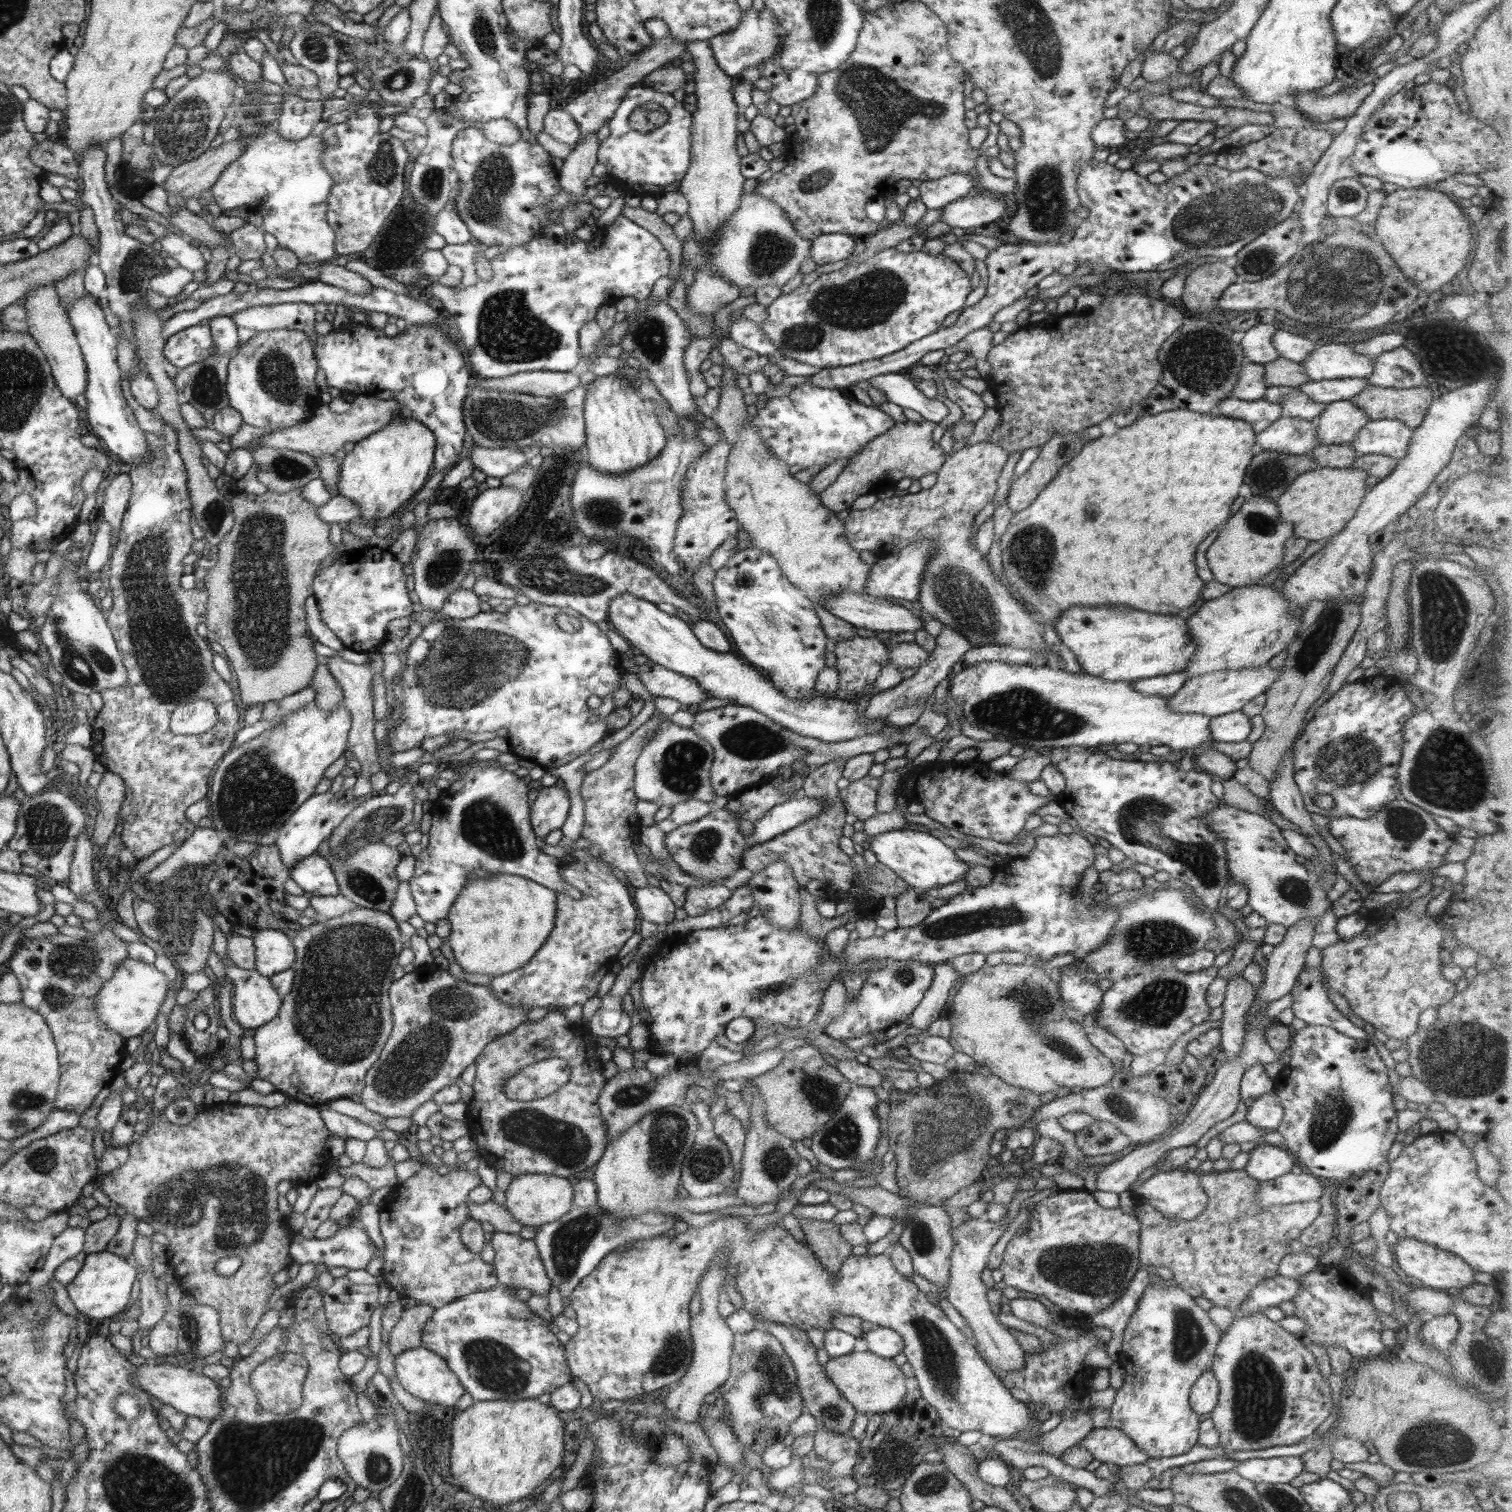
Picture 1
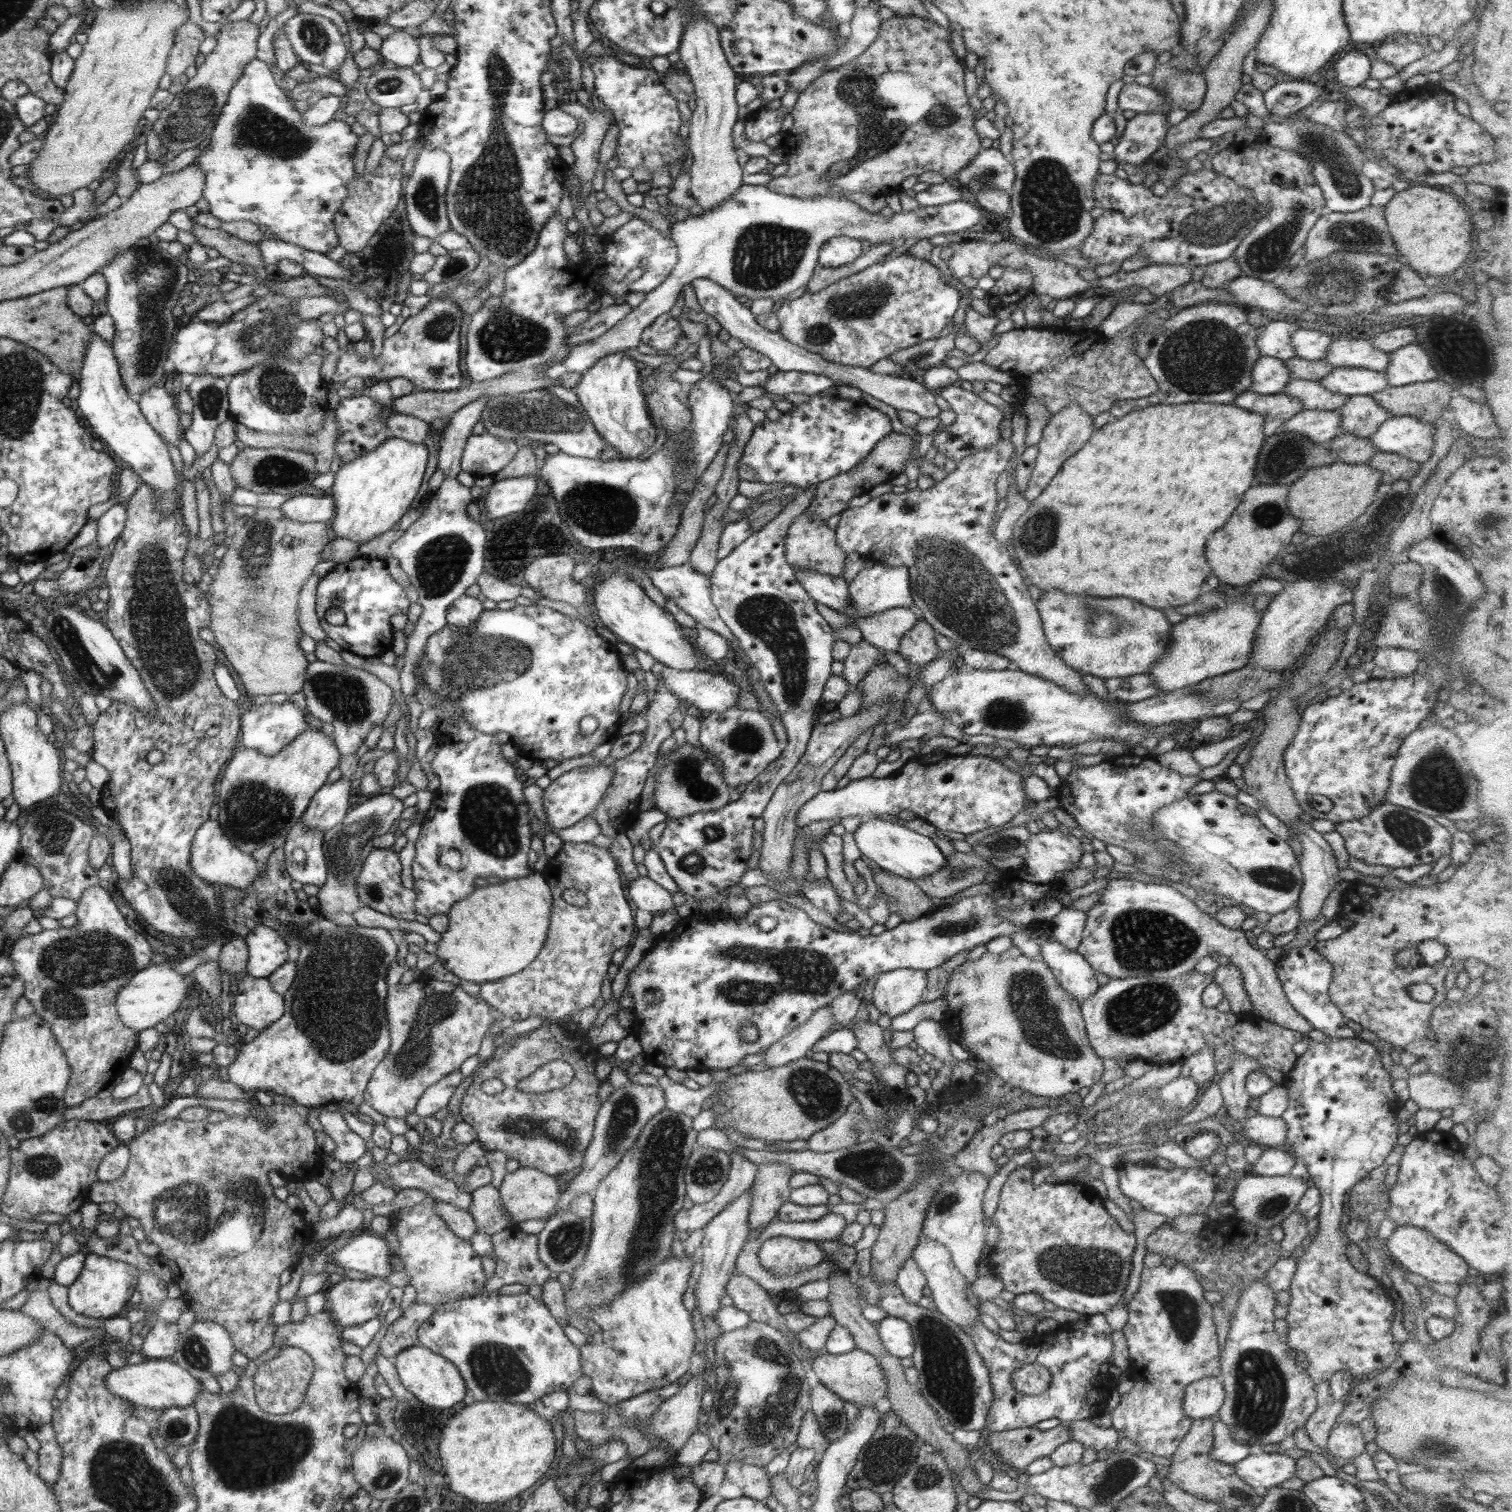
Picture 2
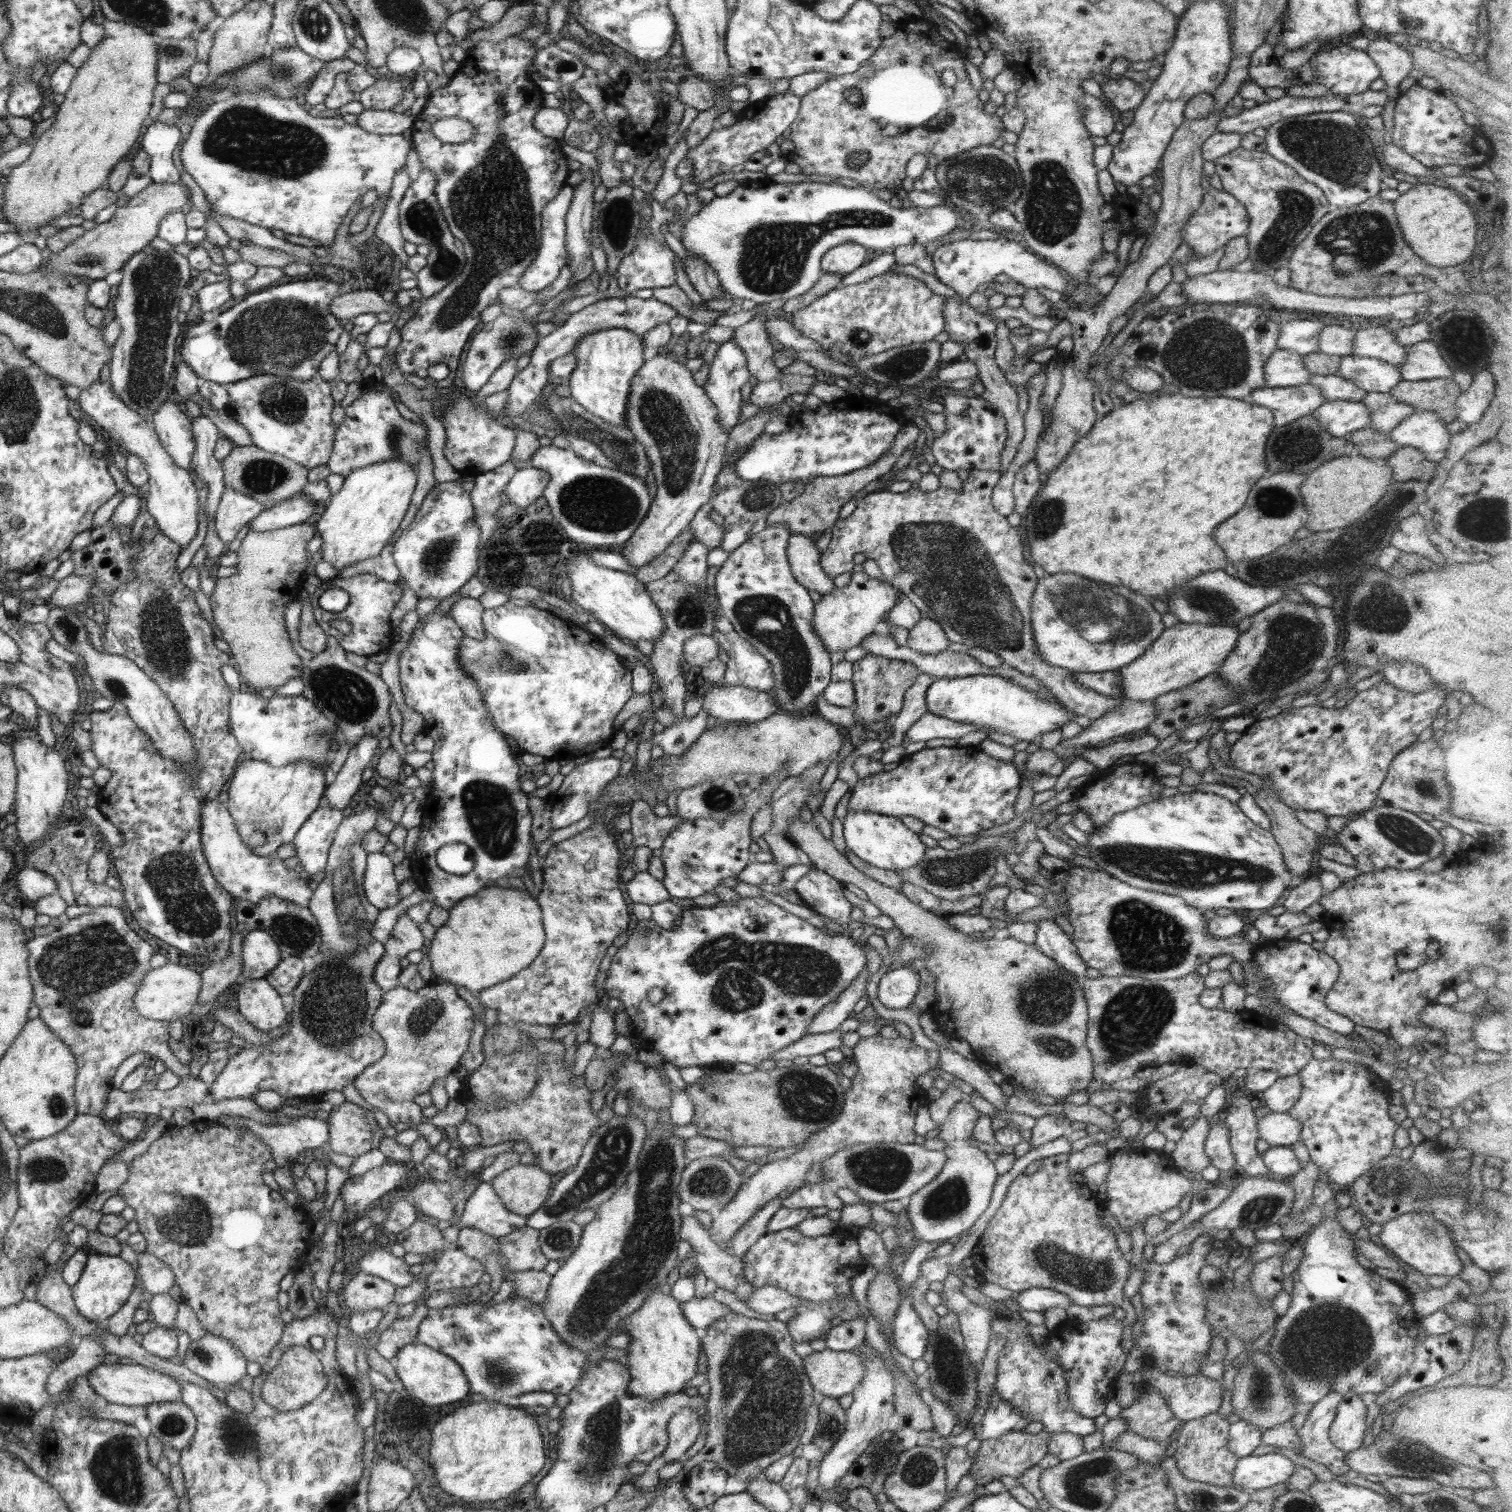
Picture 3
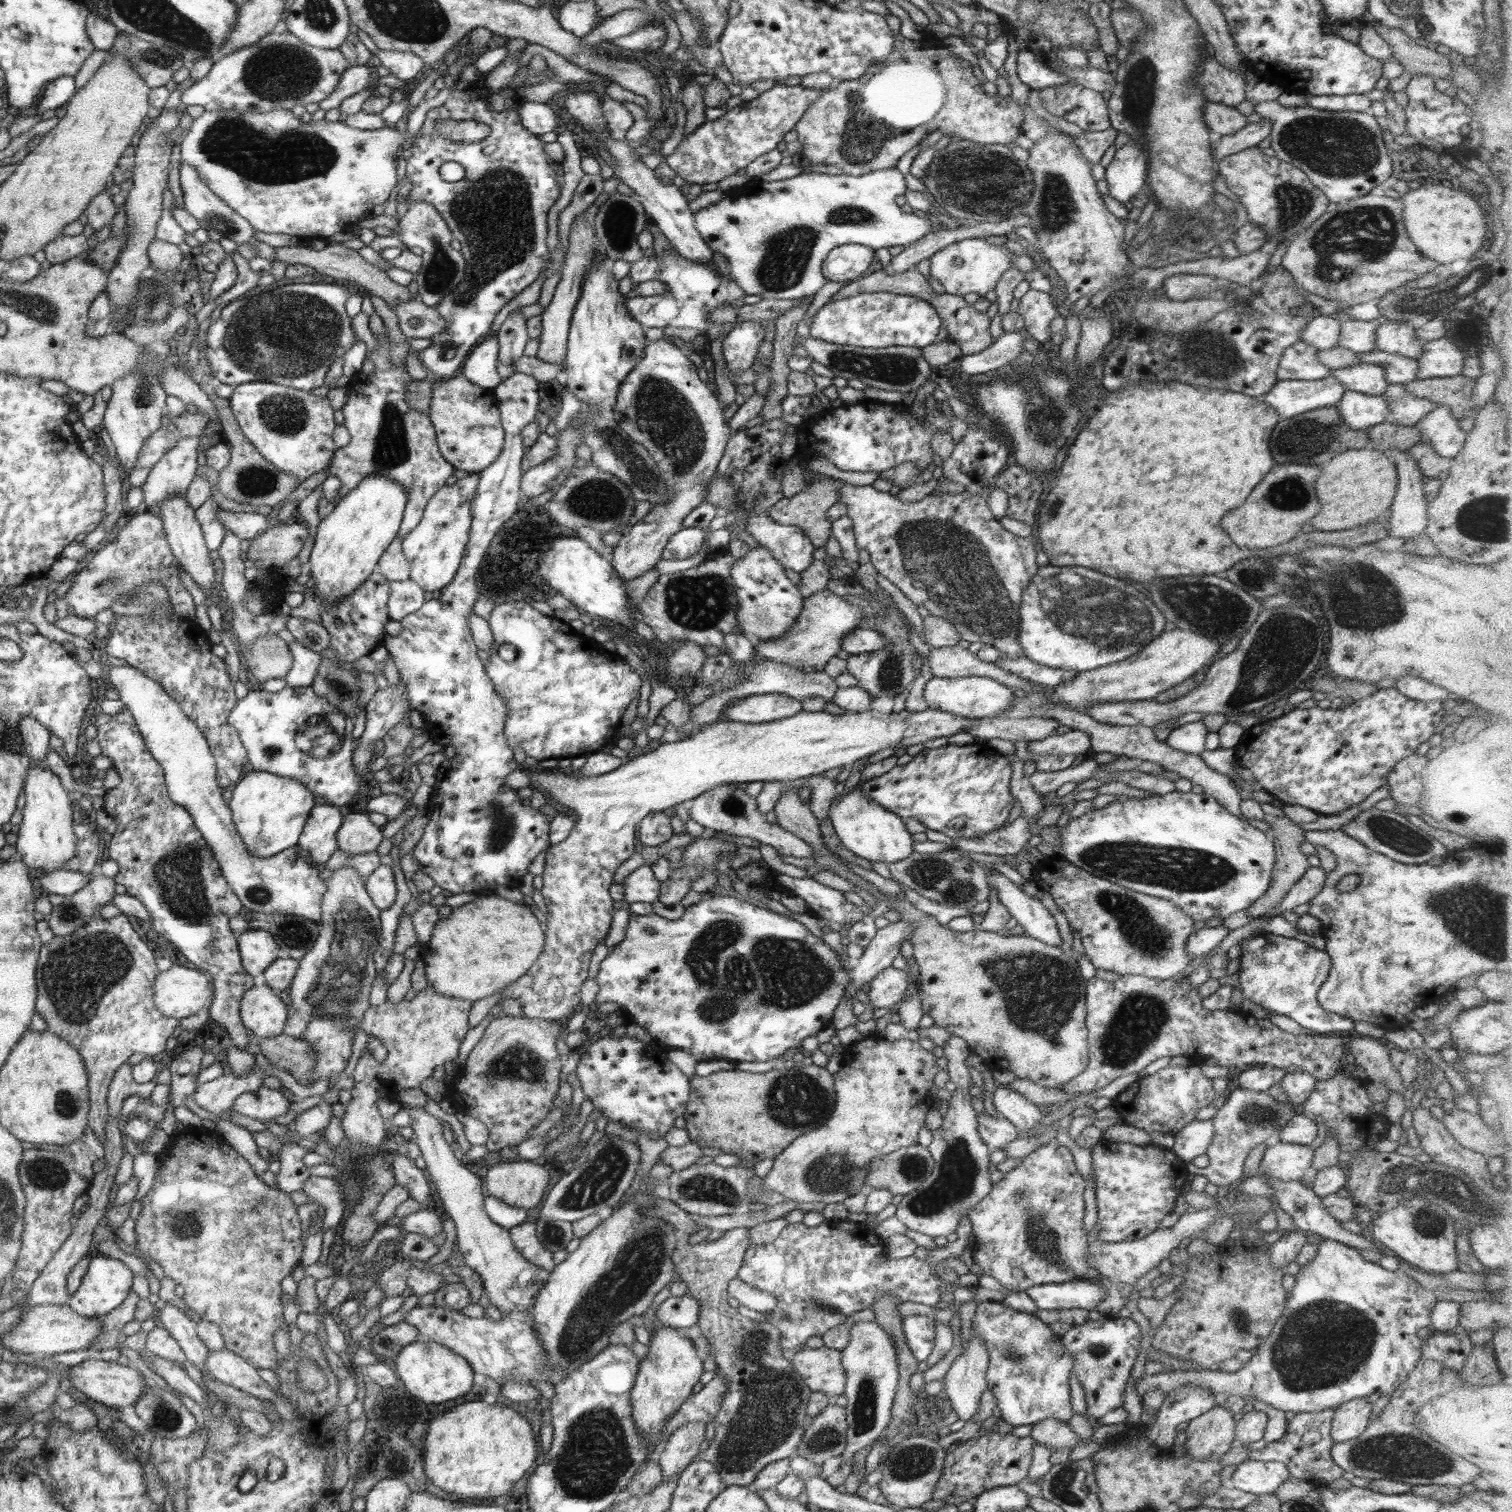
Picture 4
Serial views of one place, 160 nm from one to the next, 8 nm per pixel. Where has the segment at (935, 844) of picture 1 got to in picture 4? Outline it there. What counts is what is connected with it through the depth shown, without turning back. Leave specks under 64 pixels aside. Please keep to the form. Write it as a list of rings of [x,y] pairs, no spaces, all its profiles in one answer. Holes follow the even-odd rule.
[[[862,781],[848,794],[837,795],[832,799],[828,817],[842,845],[860,858],[892,864],[902,862],[914,854],[913,835],[905,828],[903,820],[884,809],[884,806],[878,805],[878,802],[872,802],[872,798],[864,796]]]

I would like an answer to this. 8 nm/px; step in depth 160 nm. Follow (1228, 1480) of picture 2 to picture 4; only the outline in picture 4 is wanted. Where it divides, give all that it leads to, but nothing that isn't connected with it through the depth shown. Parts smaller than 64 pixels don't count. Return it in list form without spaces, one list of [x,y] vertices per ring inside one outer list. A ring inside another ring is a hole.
[[[1217,1404],[1212,1410],[1208,1410],[1206,1414],[1202,1414],[1199,1418],[1190,1422],[1184,1432],[1187,1436],[1184,1443],[1186,1452],[1189,1454],[1189,1457],[1196,1460],[1217,1461],[1236,1443],[1235,1429],[1234,1413]]]

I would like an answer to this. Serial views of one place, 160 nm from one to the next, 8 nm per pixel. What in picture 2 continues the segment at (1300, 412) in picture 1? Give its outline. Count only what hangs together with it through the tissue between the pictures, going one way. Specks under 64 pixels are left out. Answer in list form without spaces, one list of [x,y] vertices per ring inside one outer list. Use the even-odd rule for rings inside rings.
[[[1291,378],[1286,389],[1286,396],[1292,396],[1304,404],[1304,409],[1338,411],[1348,401],[1348,396],[1330,392],[1320,386],[1320,381],[1307,381],[1301,378]]]

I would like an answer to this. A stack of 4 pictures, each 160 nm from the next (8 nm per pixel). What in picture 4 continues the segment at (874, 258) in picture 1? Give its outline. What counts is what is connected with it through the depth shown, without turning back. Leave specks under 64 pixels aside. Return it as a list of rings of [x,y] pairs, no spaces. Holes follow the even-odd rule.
[[[888,291],[864,292],[848,298],[834,298],[810,320],[810,336],[831,344],[861,348],[908,346],[918,349],[936,343],[943,320],[928,301]]]

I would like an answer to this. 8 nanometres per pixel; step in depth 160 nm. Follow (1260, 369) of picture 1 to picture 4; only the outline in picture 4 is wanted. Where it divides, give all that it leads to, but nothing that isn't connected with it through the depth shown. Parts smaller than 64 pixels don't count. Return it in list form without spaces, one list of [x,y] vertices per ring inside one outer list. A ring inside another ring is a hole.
[[[1300,340],[1298,342],[1294,342],[1292,346],[1286,348],[1284,353],[1282,353],[1282,359],[1280,359],[1280,363],[1278,364],[1278,368],[1276,369],[1276,378],[1280,381],[1285,380],[1322,380],[1323,378],[1329,377],[1331,375],[1330,368],[1325,366],[1318,360],[1316,354],[1319,351],[1314,348],[1314,346],[1308,346],[1308,344],[1304,344],[1304,341]]]

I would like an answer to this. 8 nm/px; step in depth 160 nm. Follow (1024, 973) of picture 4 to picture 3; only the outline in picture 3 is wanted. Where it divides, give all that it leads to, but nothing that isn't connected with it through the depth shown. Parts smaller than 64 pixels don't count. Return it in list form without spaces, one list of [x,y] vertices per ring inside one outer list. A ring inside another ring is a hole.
[[[799,816],[792,818],[789,826],[790,839],[810,858],[814,869],[822,870],[824,873],[832,876],[832,878],[838,880],[842,884],[854,884],[859,889],[864,890],[868,895],[869,901],[876,905],[886,916],[889,916],[894,920],[896,927],[900,929],[902,936],[906,939],[912,939],[913,945],[916,947],[926,947],[926,956],[923,960],[921,966],[926,967],[926,970],[929,970],[934,974],[936,978],[936,999],[931,1006],[928,1013],[932,1016],[933,1020],[937,1024],[937,1028],[945,1035],[948,1035],[952,1038],[965,1040],[972,1048],[972,1052],[977,1056],[978,1060],[981,1060],[984,1063],[987,1063],[1000,1072],[1007,1078],[1007,1081],[1014,1083],[1015,1085],[1021,1085],[1025,1089],[1030,1091],[1037,1092],[1039,1095],[1053,1096],[1056,1099],[1063,1098],[1069,1094],[1074,1094],[1074,1092],[1082,1091],[1088,1087],[1088,1084],[1094,1080],[1093,1073],[1093,1060],[1090,1049],[1087,1047],[1087,1024],[1088,1024],[1088,1009],[1085,996],[1083,995],[1083,987],[1078,983],[1077,978],[1070,974],[1065,968],[1062,968],[1061,964],[1058,964],[1058,961],[1055,961],[1052,957],[1042,954],[1036,946],[1032,944],[1026,944],[1024,942],[1019,942],[1014,938],[1006,938],[1005,940],[996,940],[996,938],[983,939],[972,938],[964,932],[959,932],[954,928],[951,928],[946,917],[938,916],[929,910],[924,910],[921,906],[918,906],[915,902],[912,902],[907,896],[904,896],[904,893],[898,889],[894,889],[885,885],[880,884],[872,878],[868,878],[866,874],[862,874],[860,870],[857,870],[848,860],[836,850],[831,840],[826,840],[824,836],[820,833],[820,830],[814,826],[812,823],[804,822],[800,820]]]

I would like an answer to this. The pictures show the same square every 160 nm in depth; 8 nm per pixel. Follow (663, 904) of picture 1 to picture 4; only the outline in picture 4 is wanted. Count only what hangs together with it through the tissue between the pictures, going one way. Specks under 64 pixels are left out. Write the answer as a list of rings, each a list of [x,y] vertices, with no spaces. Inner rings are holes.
[[[648,865],[634,870],[624,881],[624,900],[631,905],[633,902],[656,902],[659,897],[661,883],[655,878]]]

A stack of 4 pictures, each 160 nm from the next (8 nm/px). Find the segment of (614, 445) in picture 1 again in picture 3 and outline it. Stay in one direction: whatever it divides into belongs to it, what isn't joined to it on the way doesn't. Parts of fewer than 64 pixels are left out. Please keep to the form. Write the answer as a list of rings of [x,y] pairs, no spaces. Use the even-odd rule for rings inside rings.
[[[608,328],[588,334],[586,338],[582,336],[572,353],[579,360],[579,365],[570,376],[572,398],[606,422],[627,428],[631,386],[644,362],[642,346],[642,340],[630,330]]]

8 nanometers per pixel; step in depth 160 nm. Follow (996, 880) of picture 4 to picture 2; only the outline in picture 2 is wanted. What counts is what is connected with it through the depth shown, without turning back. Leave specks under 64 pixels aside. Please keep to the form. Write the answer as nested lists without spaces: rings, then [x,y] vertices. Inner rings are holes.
[[[1054,940],[1038,941],[1040,945],[1040,954],[1042,959],[1052,970],[1054,976],[1058,979],[1058,982],[1067,990],[1070,994],[1079,1002],[1083,1003],[1089,996],[1095,994],[1095,990],[1100,988],[1100,984],[1096,981],[1096,975],[1098,974],[1091,964],[1078,952],[1072,952],[1068,950],[1066,946],[1058,943]]]

